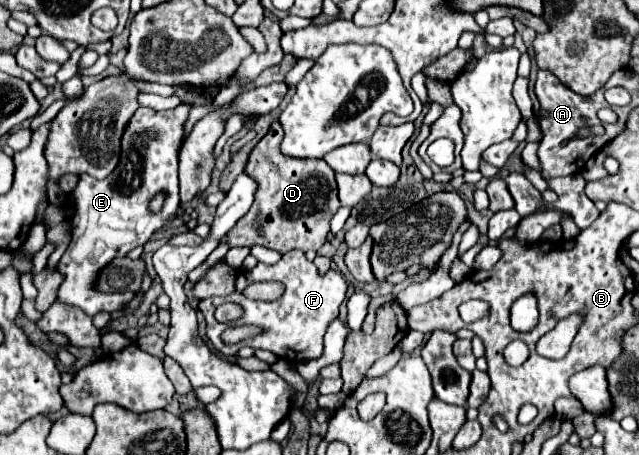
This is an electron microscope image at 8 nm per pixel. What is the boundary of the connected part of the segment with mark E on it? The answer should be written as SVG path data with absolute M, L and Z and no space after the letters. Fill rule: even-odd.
M181 104L175 110L155 112L151 108L139 108L125 130L121 140L121 160L117 168L105 180L93 180L87 174L79 176L75 192L69 202L77 208L71 218L73 226L89 226L89 234L75 236L71 246L63 254L57 270L65 276L59 288L59 302L81 308L85 314L95 316L97 312L125 310L125 306L135 298L133 292L113 292L103 294L95 290L97 274L117 256L127 256L135 246L143 246L155 230L169 224L179 208L179 180L177 180L177 154L183 140L185 120L191 106ZM155 194L165 194L163 208L159 212L149 210L149 202Z

